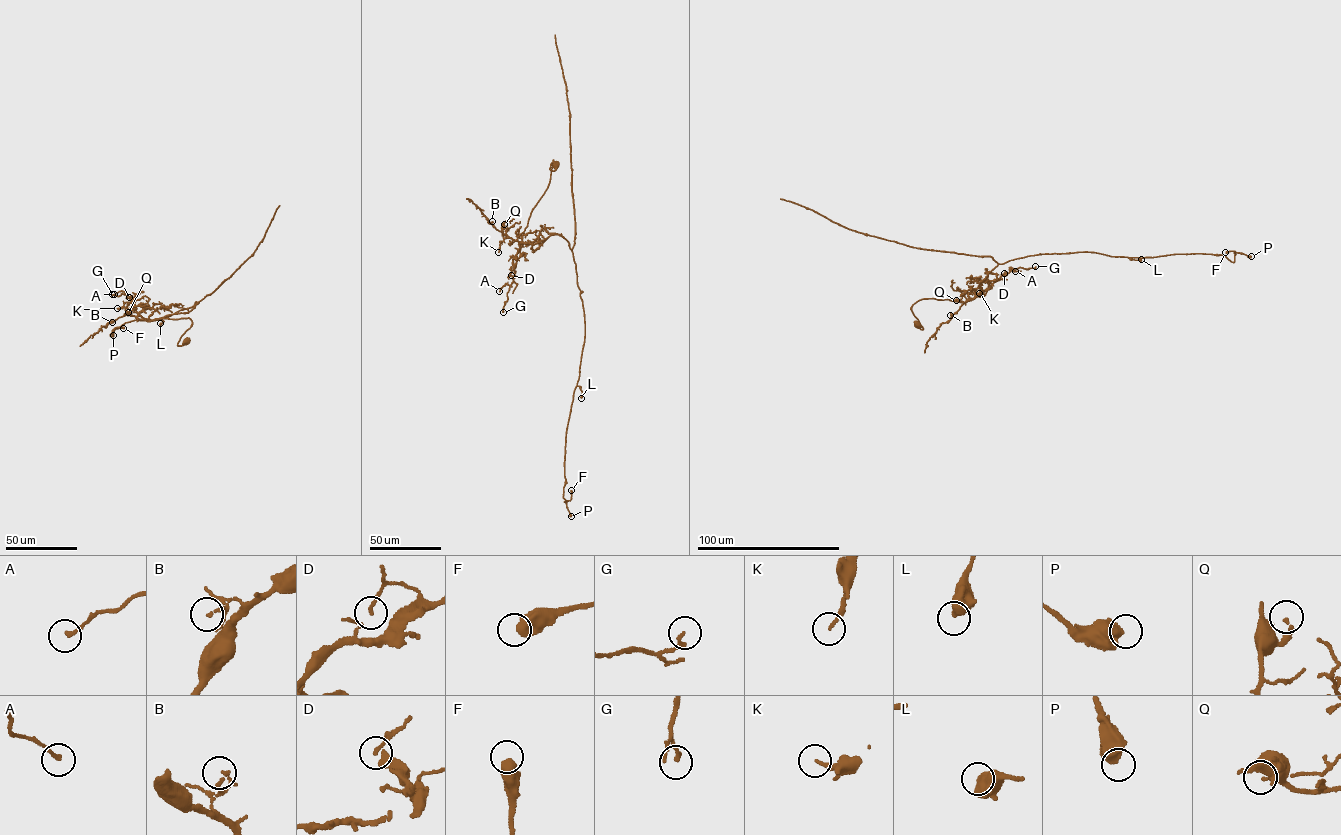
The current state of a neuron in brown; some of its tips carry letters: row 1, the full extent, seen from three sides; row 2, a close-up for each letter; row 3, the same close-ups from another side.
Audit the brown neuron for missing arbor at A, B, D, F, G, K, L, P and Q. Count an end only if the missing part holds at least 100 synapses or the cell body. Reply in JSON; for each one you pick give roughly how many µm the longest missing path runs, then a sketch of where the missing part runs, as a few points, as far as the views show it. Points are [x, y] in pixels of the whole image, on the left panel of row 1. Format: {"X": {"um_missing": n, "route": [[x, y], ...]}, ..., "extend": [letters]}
{"extend": []}

